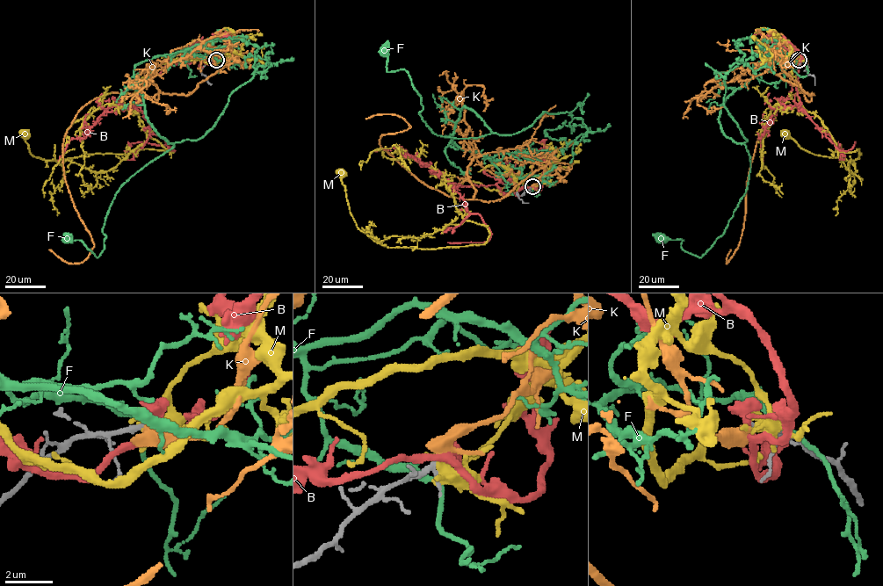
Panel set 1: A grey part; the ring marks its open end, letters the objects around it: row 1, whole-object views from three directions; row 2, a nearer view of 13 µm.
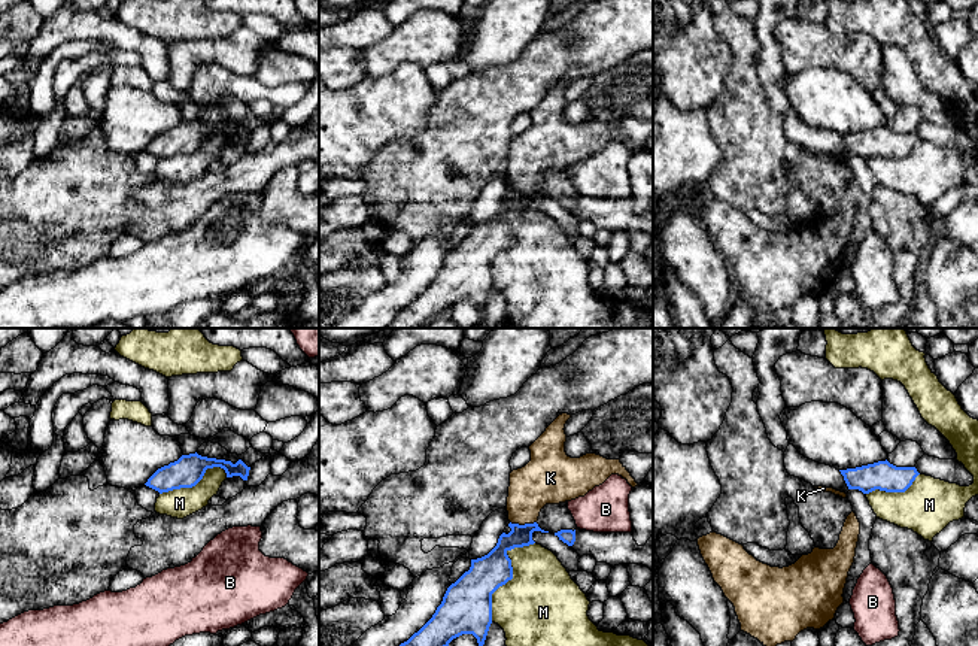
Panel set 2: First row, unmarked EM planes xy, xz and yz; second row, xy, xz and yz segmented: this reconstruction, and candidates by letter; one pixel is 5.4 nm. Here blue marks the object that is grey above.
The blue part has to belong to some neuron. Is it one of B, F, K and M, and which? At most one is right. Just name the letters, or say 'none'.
none

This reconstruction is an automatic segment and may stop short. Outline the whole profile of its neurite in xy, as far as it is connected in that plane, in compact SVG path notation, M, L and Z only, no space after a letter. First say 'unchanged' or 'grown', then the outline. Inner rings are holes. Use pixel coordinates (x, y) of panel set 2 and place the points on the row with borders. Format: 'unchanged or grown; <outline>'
unchanged; M195 452L182 455L177 461L158 468L145 485L160 494L180 488L192 488L203 479L206 470L213 467L224 468L227 477L240 476L243 480L247 480L250 470L242 460L233 464L225 460L201 457Z

